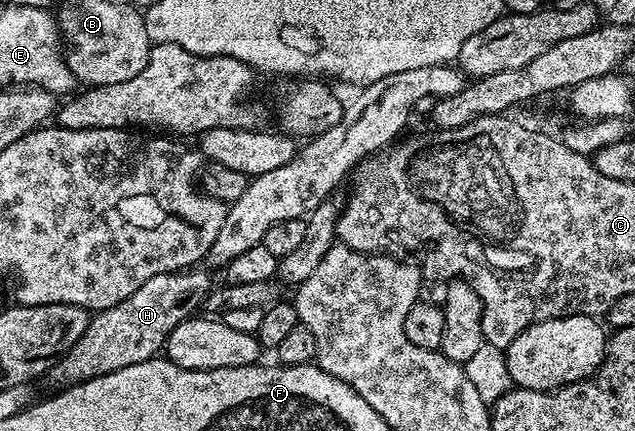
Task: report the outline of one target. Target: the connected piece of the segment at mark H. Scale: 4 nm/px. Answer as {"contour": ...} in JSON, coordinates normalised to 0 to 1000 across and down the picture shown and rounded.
{"contour":[[[290,624],[274,633],[261,629],[235,643],[216,680],[203,680],[197,698],[164,722],[148,724],[137,742],[134,773],[102,821],[94,824],[79,854],[77,879],[93,893],[117,893],[132,879],[159,875],[203,847],[216,847],[230,833],[243,833],[258,812],[265,773],[287,740],[302,738],[312,712],[321,710],[335,650],[320,624]]]}

